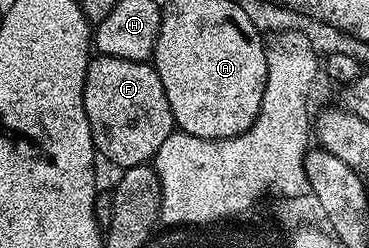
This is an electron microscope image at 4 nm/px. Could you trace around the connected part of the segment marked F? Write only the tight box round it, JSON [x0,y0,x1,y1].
[84,54,176,169]

